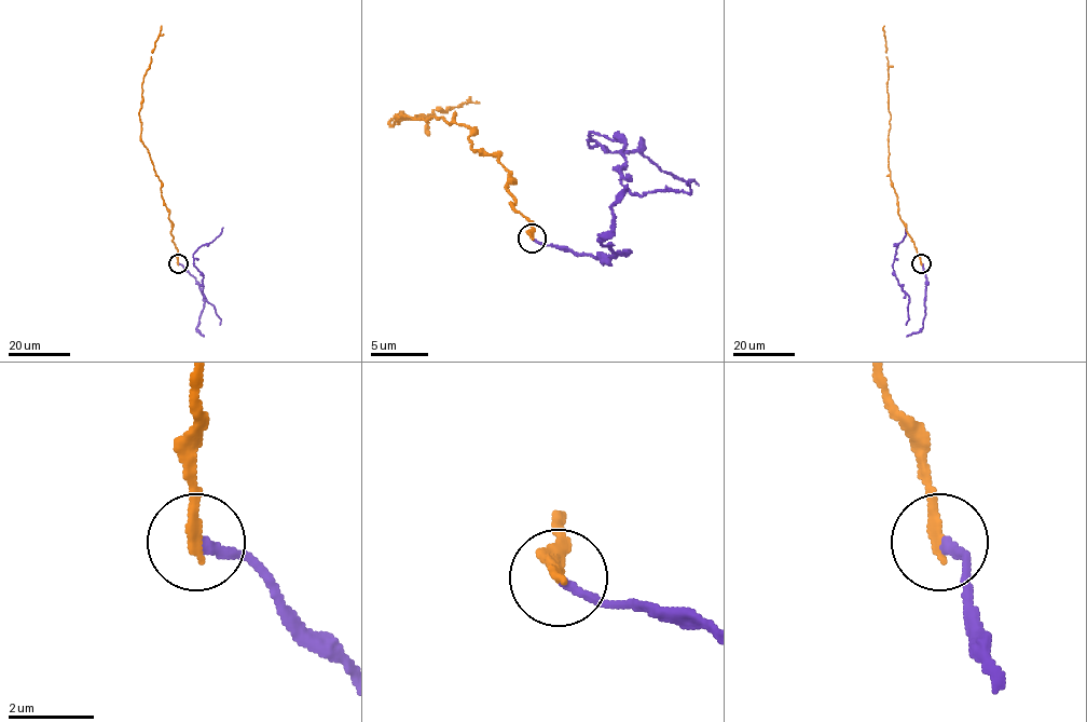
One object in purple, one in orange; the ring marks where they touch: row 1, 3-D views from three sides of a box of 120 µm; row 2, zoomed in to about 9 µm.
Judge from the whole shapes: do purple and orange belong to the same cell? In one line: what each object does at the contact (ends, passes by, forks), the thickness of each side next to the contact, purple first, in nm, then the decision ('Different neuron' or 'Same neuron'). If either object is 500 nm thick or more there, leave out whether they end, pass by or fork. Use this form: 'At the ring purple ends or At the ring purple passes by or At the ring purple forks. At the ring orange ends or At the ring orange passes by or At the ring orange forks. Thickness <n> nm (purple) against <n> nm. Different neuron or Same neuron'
At the ring purple ends. At the ring orange ends. Thickness 200 nm (purple) against 240 nm. Different neuron

